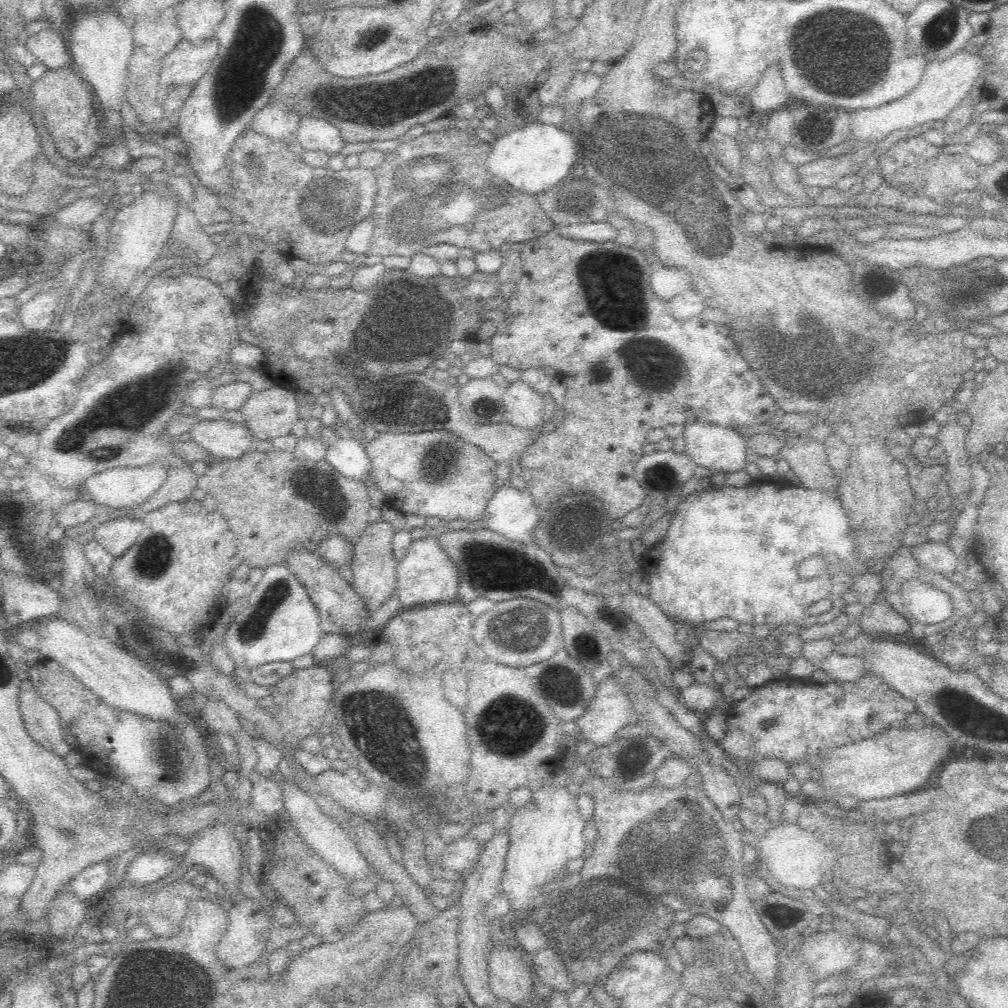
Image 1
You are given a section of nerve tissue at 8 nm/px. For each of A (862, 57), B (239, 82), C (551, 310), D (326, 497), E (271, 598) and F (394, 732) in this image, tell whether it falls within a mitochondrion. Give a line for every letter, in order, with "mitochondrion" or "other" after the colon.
A: mitochondrion
B: mitochondrion
C: other
D: mitochondrion
E: mitochondrion
F: mitochondrion

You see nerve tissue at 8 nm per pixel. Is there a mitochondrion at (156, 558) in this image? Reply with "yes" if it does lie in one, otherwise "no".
yes

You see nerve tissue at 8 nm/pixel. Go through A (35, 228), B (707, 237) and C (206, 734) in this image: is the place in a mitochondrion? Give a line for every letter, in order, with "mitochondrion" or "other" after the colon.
A: other
B: mitochondrion
C: other

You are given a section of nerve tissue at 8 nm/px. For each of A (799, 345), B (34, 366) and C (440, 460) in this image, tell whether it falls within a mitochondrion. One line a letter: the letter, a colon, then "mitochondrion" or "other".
A: mitochondrion
B: mitochondrion
C: mitochondrion

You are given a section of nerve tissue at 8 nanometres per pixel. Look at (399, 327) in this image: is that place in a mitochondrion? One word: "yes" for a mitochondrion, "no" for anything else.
yes

